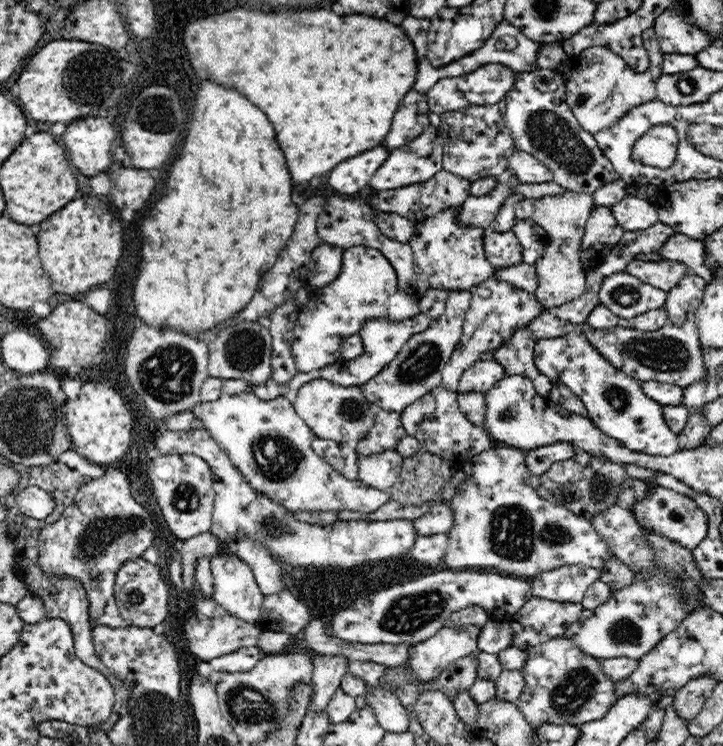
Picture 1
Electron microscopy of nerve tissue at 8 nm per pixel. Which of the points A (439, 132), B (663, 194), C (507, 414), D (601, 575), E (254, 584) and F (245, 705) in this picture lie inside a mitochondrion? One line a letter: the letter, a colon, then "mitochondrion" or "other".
A: other
B: other
C: mitochondrion
D: other
E: other
F: mitochondrion

